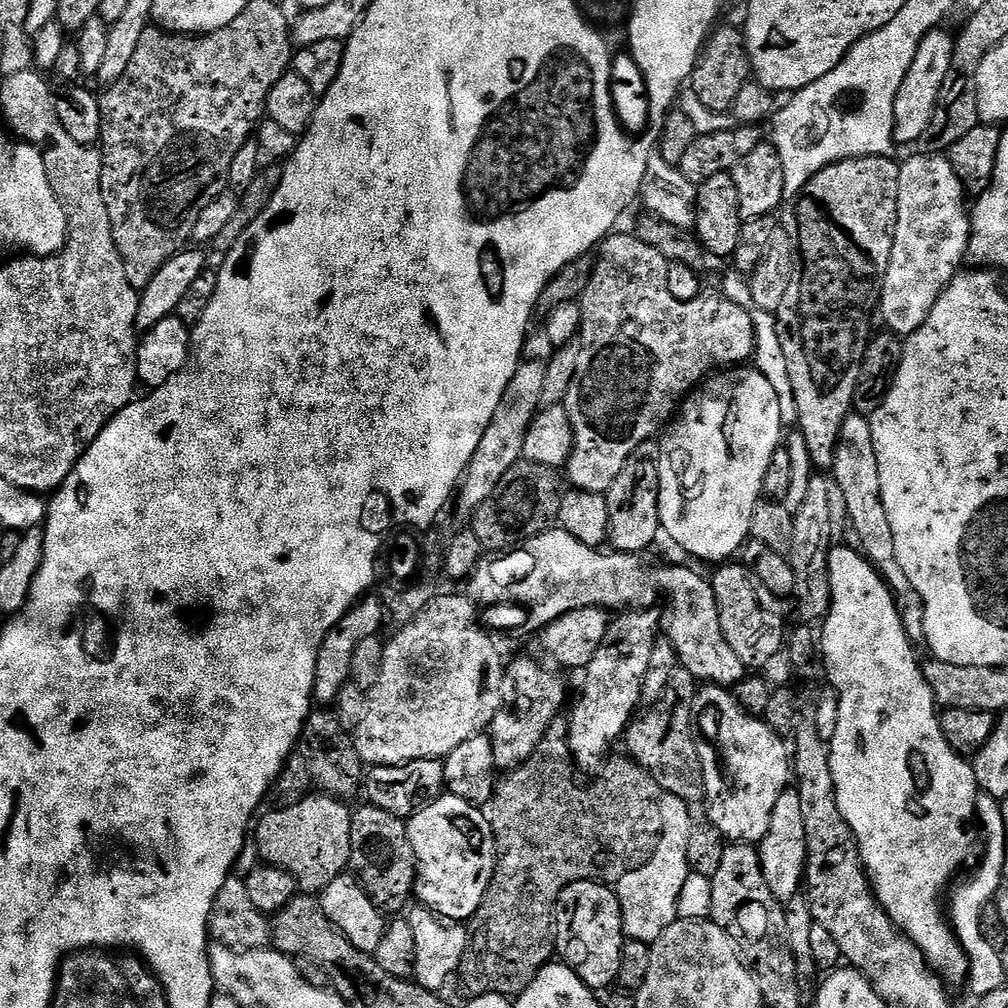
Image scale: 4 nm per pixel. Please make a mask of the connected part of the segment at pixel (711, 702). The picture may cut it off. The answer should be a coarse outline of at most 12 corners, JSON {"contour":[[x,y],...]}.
{"contour":[[727,687],[692,715],[708,823],[759,845],[790,748]]}

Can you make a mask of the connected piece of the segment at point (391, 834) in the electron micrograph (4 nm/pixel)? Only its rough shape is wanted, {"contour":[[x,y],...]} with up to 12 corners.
{"contour":[[365,803],[350,865],[385,914],[409,907],[416,855],[407,823]]}

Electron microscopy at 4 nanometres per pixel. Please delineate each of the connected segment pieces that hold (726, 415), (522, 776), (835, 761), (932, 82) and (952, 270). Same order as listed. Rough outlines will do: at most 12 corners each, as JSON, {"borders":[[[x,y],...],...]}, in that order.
{"borders":[[[755,366],[659,441],[660,526],[700,560],[749,539],[785,428]],[[567,719],[486,806],[496,873],[458,981],[519,996],[556,903],[614,886],[662,834],[624,754],[576,781]],[[833,547],[818,648],[838,810],[945,985],[976,769],[896,600]],[[928,32],[894,98],[897,145],[926,134],[956,41]],[[947,155],[900,164],[878,312],[907,338],[972,233]]]}

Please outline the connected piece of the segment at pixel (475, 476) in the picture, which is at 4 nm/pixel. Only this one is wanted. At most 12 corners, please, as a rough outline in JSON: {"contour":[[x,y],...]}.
{"contour":[[517,368],[464,479],[454,508],[471,514],[520,463],[542,405],[546,370]]}

